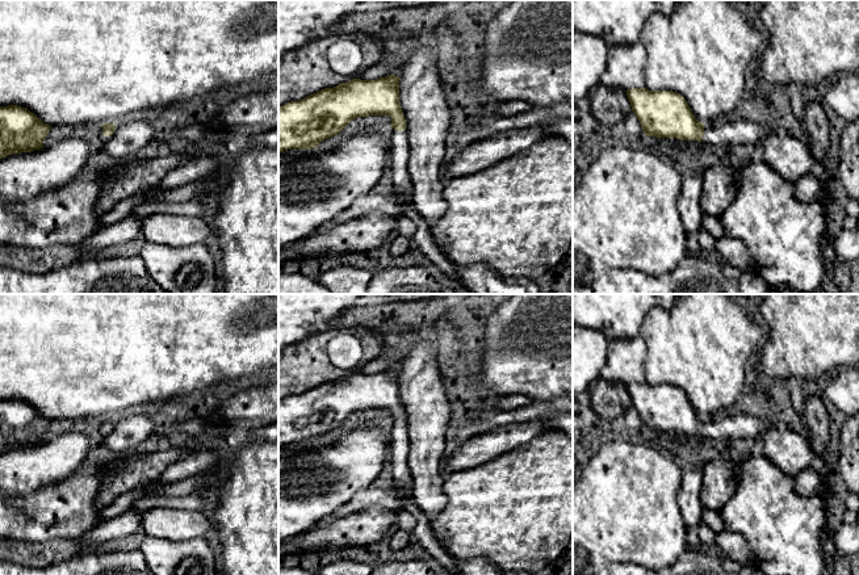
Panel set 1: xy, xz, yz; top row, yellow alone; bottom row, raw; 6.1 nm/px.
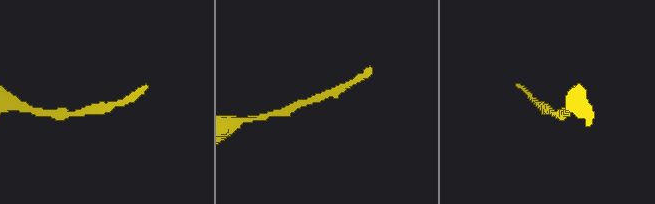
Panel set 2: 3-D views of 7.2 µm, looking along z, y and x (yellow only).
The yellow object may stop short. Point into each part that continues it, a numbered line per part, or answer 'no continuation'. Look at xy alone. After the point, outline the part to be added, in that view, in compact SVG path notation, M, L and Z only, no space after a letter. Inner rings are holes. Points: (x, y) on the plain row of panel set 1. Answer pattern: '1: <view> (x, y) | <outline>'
1: xy (99, 431) | M97 420L95 423L93 432L95 432L95 436L97 438L102 440L102 438L105 438L112 432L112 429L105 431L102 428L102 421L101 420Z

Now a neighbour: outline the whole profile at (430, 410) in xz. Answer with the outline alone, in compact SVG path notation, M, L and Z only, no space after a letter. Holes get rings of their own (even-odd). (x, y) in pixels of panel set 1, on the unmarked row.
M440 323L407 340L406 354L399 366L399 396L406 414L410 441L407 465L414 479L414 500L430 524L447 505L447 496L443 491L444 478L439 462L445 450L445 432L456 417L456 404L451 396L445 373L440 370L443 358L444 331Z

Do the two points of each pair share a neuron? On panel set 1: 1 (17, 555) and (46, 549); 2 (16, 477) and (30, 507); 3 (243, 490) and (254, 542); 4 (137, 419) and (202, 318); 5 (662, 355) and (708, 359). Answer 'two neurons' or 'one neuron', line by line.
1: one neuron
2: two neurons
3: one neuron
4: two neurons
5: one neuron

